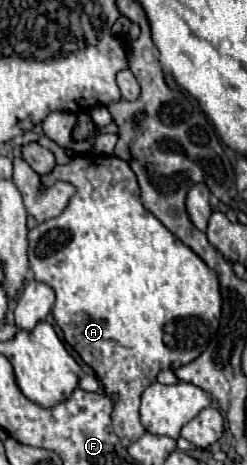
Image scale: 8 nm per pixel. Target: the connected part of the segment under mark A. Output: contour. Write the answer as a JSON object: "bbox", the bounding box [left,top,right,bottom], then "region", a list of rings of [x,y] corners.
{"bbox":[28,154,222,446],"region":[[[78,154],[68,164],[56,164],[42,180],[66,180],[76,186],[76,194],[60,216],[28,232],[30,268],[38,282],[54,288],[54,320],[62,328],[64,340],[92,366],[104,392],[114,396],[114,432],[124,446],[130,446],[146,432],[138,416],[140,394],[156,382],[160,370],[178,370],[196,360],[216,332],[222,306],[218,276],[142,206],[136,176],[122,158]]]}

